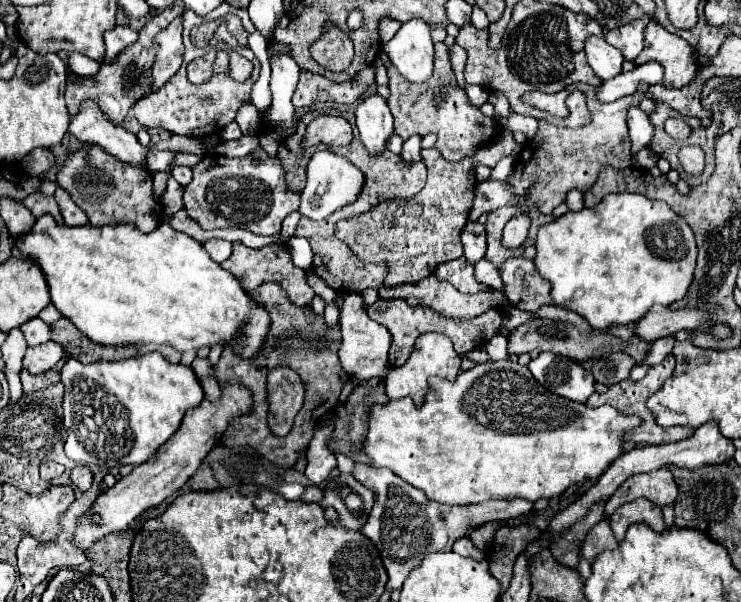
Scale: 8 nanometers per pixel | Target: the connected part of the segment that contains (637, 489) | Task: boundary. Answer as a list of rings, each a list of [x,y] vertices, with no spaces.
[[[667,468],[655,470],[651,474],[637,474],[635,478],[623,482],[623,486],[619,486],[619,490],[615,490],[615,494],[607,500],[605,516],[609,518],[619,506],[639,498],[647,498],[659,508],[665,508],[675,504],[677,496],[679,496],[677,484]]]

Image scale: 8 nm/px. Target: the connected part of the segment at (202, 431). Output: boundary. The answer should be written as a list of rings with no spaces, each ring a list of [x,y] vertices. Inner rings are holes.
[[[221,384],[221,390],[223,390],[223,398],[219,402],[211,404],[203,400],[203,406],[199,406],[199,410],[187,412],[187,418],[183,418],[183,426],[179,428],[179,434],[175,434],[175,438],[171,438],[171,442],[167,442],[167,446],[163,446],[163,450],[159,450],[159,454],[155,454],[151,462],[137,466],[129,476],[123,476],[113,488],[99,494],[99,498],[89,508],[89,512],[83,518],[79,518],[75,532],[75,546],[85,550],[109,532],[129,530],[139,514],[159,506],[163,500],[167,500],[187,484],[187,480],[199,468],[201,460],[207,456],[207,452],[219,444],[229,420],[239,414],[245,414],[251,408],[251,396],[247,394],[247,390],[243,390],[243,386]],[[91,514],[101,516],[99,526],[89,520]]]

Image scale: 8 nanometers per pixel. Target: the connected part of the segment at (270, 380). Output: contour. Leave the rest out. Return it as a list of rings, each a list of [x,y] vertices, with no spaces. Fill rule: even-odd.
[[[273,368],[267,376],[267,422],[275,436],[287,436],[291,422],[303,404],[303,384],[295,370]]]

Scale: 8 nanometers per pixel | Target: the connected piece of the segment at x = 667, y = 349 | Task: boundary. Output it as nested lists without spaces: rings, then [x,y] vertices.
[[[674,336],[656,340],[653,343],[651,350],[648,352],[647,358],[643,361],[643,364],[654,366],[662,362],[666,356],[672,352],[675,341]]]

